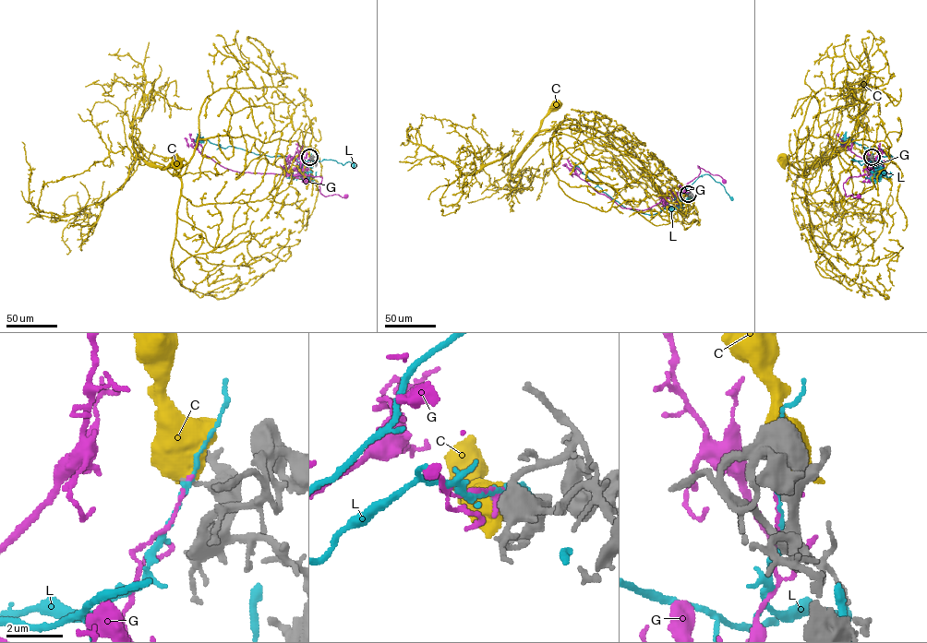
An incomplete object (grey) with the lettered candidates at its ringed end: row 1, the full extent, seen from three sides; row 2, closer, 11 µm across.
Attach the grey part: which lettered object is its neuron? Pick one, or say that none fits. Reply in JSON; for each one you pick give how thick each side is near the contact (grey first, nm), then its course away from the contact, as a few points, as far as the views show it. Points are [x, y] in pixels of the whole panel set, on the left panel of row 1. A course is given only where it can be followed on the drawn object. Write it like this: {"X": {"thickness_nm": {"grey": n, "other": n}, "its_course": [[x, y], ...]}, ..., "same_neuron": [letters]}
{"same_neuron": []}

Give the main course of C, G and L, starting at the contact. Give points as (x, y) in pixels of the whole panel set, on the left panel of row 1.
C: (310, 157), (309, 120), (301, 148), (296, 141), (219, 136), (199, 138), (178, 172), (160, 168), (175, 160)
G: (309, 157), (307, 164), (302, 162), (298, 174), (321, 176), (320, 193), (325, 196), (345, 196)
L: (309, 157), (303, 162), (301, 169), (302, 162), (326, 160), (343, 165), (348, 161), (354, 165)

